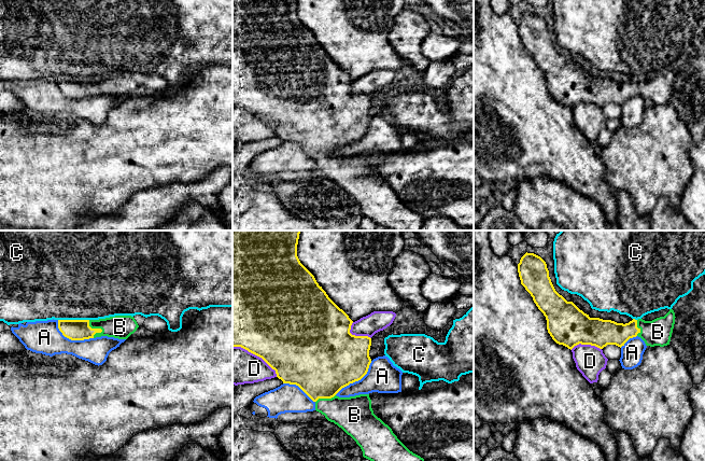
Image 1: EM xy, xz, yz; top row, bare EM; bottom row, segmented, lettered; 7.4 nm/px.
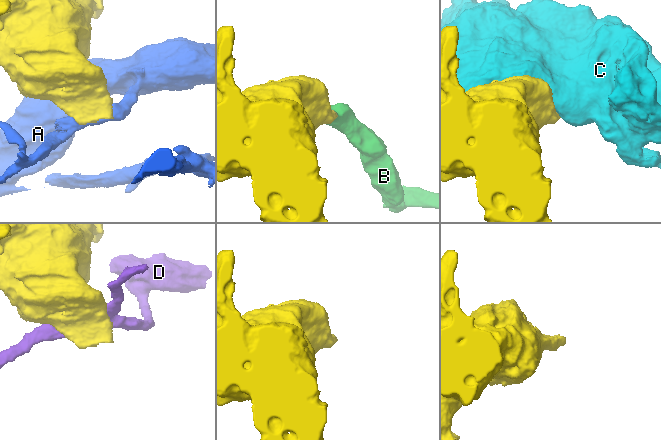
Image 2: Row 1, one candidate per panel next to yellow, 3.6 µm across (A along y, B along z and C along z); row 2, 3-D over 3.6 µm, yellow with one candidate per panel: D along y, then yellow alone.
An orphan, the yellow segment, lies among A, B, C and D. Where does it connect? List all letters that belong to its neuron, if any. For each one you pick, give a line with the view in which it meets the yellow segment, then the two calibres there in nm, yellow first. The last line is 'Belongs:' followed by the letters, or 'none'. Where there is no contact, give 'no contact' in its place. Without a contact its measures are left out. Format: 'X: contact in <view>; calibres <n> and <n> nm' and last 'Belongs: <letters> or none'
B: contact in xy; calibres 160 and 180 nm
Belongs: B

